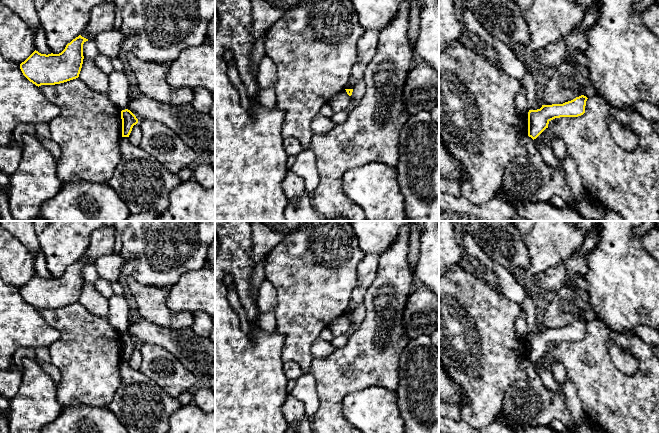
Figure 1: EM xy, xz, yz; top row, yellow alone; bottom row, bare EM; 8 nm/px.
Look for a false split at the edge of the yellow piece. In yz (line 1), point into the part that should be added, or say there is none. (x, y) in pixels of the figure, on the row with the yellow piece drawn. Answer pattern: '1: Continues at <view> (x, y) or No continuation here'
1: No continuation here

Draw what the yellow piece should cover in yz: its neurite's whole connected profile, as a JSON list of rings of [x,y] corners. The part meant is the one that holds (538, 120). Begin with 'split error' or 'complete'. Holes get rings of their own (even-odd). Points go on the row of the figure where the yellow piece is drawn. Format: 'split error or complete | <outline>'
complete | [[[581,95],[563,104],[542,105],[540,109],[529,110],[528,112],[528,136],[536,139],[546,128],[551,120],[560,117],[578,117],[585,113],[587,97]]]

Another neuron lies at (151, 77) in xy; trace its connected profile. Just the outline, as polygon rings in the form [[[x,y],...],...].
[[[127,53],[127,60],[142,94],[168,105],[192,104],[194,98],[192,89],[188,87],[172,87],[167,83],[166,74],[169,69],[167,64],[142,61],[131,53]]]

